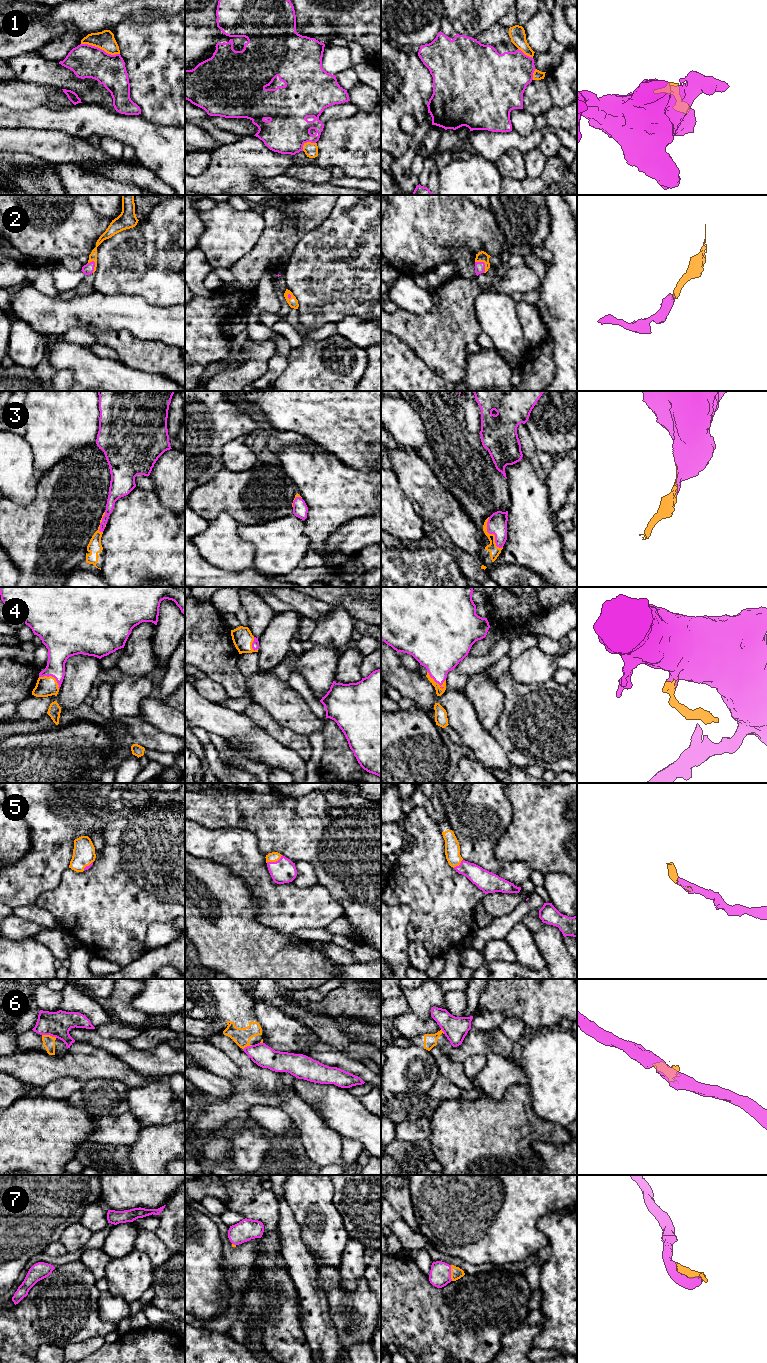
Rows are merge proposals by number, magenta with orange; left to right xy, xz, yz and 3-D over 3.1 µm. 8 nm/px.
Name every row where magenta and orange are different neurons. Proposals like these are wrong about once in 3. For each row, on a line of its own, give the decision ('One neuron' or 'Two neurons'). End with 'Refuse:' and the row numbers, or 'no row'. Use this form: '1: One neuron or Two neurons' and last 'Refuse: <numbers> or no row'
1: Two neurons
2: One neuron
3: One neuron
4: One neuron
5: One neuron
6: Two neurons
7: One neuron
Refuse: 1, 6

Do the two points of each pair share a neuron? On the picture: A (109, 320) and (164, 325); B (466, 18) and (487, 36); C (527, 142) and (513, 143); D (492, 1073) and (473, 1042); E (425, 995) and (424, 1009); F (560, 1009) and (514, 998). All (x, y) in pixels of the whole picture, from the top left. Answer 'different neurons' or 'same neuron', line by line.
A: same neuron
B: different neurons
C: same neuron
D: different neurons
E: same neuron
F: same neuron

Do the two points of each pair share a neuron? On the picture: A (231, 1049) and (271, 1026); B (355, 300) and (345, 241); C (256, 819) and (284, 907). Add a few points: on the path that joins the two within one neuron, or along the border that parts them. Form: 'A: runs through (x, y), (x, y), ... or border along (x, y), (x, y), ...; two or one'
A: border along (253, 1009), (253, 1013), (261, 1028), (263, 1042); two
B: runs through (355, 285), (355, 256); one
C: border along (255, 835), (258, 841), (258, 849), (265, 856); two

